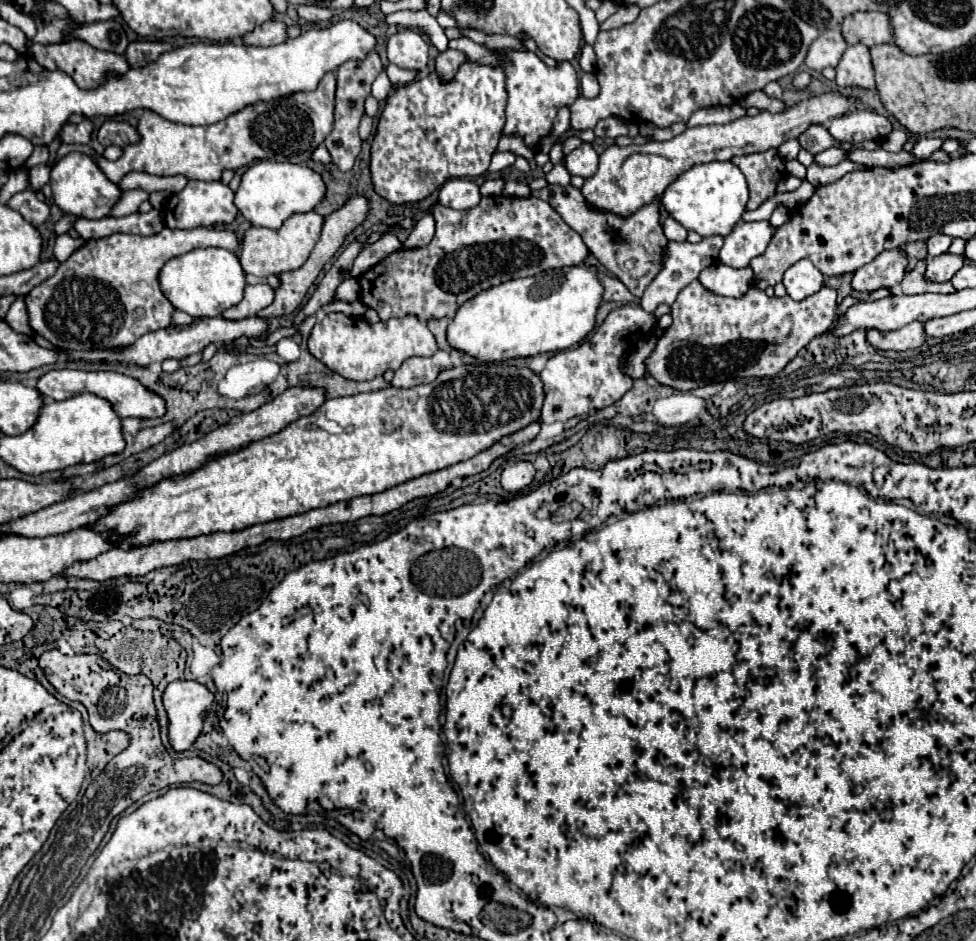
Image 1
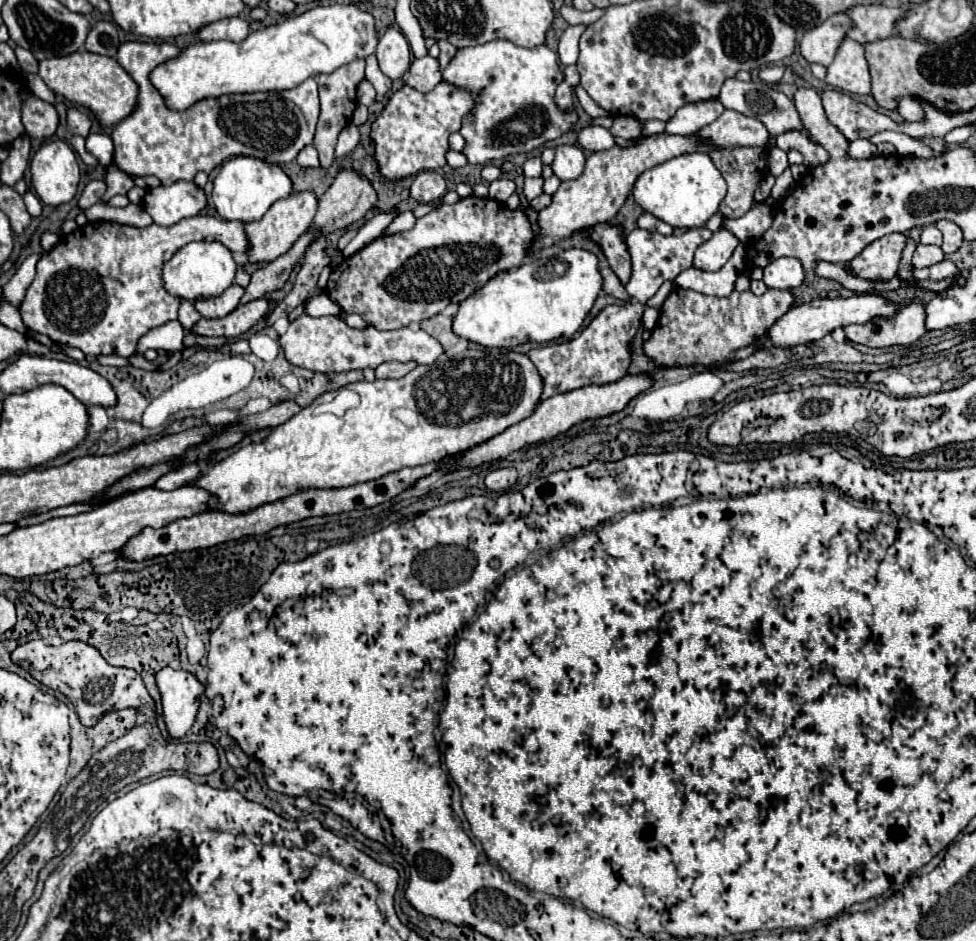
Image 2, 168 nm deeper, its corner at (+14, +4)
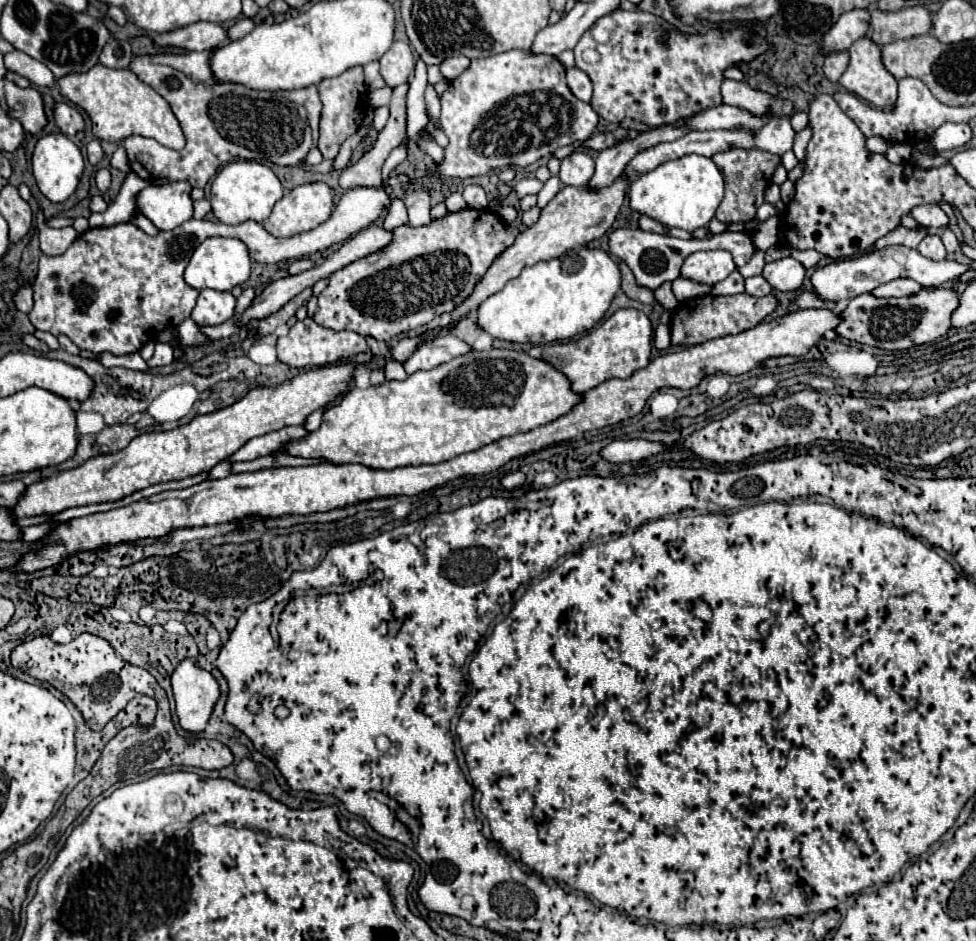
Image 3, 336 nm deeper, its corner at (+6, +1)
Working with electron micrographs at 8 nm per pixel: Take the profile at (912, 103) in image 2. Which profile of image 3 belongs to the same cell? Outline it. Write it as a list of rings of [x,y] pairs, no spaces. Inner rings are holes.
[[[868,37],[850,45],[850,65],[840,77],[840,85],[882,109],[894,107],[898,95],[896,79],[882,65],[880,47]]]

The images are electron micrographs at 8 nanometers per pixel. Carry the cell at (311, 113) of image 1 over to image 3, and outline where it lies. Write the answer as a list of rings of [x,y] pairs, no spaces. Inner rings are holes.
[[[188,51],[180,55],[166,53],[166,55],[144,55],[144,57],[132,59],[130,69],[138,75],[140,81],[150,85],[170,103],[186,135],[186,147],[180,151],[168,149],[148,137],[138,137],[138,135],[128,137],[124,141],[124,147],[126,147],[132,171],[148,181],[168,177],[170,181],[188,181],[192,187],[204,187],[218,173],[220,167],[224,167],[228,161],[238,157],[250,159],[250,161],[264,161],[264,163],[268,161],[274,165],[298,165],[300,161],[304,161],[306,153],[318,143],[314,139],[314,129],[318,133],[322,103],[318,99],[316,85],[310,85],[298,91],[254,91],[240,83],[220,83],[216,81],[210,69],[210,55],[212,51],[202,51],[202,53]],[[180,73],[184,73],[186,79],[182,79]],[[168,77],[180,77],[180,79],[168,81]]]

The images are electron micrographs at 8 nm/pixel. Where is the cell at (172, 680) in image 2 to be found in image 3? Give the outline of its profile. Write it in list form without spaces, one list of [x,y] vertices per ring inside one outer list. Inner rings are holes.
[[[184,659],[172,673],[172,689],[180,725],[192,733],[204,731],[220,697],[218,681],[192,659]]]

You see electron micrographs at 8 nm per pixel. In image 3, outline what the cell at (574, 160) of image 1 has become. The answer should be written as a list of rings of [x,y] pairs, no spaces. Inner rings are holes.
[[[574,151],[566,159],[562,159],[558,177],[564,185],[582,189],[582,187],[586,187],[586,183],[590,181],[592,175],[594,175],[594,159],[586,151]]]

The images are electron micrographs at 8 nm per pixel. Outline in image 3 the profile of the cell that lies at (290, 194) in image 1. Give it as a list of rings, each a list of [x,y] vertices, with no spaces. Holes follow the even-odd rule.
[[[232,161],[216,177],[210,187],[212,213],[218,221],[226,225],[238,225],[248,219],[262,223],[270,213],[274,203],[282,199],[282,183],[272,169],[256,161]]]

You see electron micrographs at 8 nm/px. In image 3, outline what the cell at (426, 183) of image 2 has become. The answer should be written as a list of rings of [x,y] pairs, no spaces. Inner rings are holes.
[[[420,189],[420,191],[412,191],[404,197],[404,203],[406,203],[406,209],[408,209],[408,219],[410,219],[410,225],[412,227],[422,227],[431,222],[430,217],[430,195]]]

